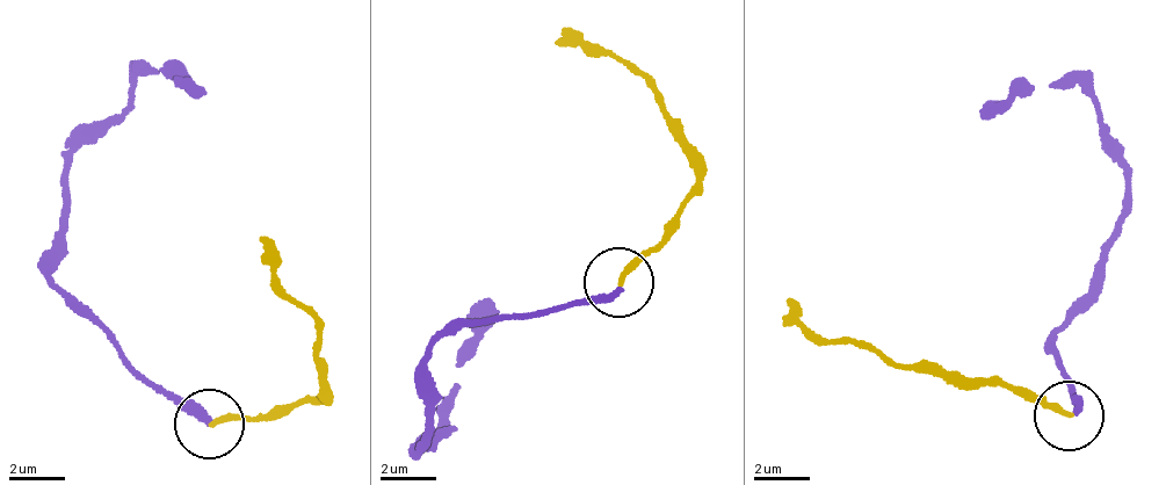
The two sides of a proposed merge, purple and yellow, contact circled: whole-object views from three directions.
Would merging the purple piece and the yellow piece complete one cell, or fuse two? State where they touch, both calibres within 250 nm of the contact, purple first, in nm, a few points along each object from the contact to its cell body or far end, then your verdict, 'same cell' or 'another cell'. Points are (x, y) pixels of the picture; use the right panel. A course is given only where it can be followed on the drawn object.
place (1069, 415); calibres 320 and 200 nm; course purple (1074, 417), (1076, 404), (1049, 339), (1063, 327), (1125, 210), (1125, 176), (1080, 91), (1029, 89), (985, 116); course yellow (1067, 415), (991, 383), (944, 378), (833, 342), (786, 301); another cell

